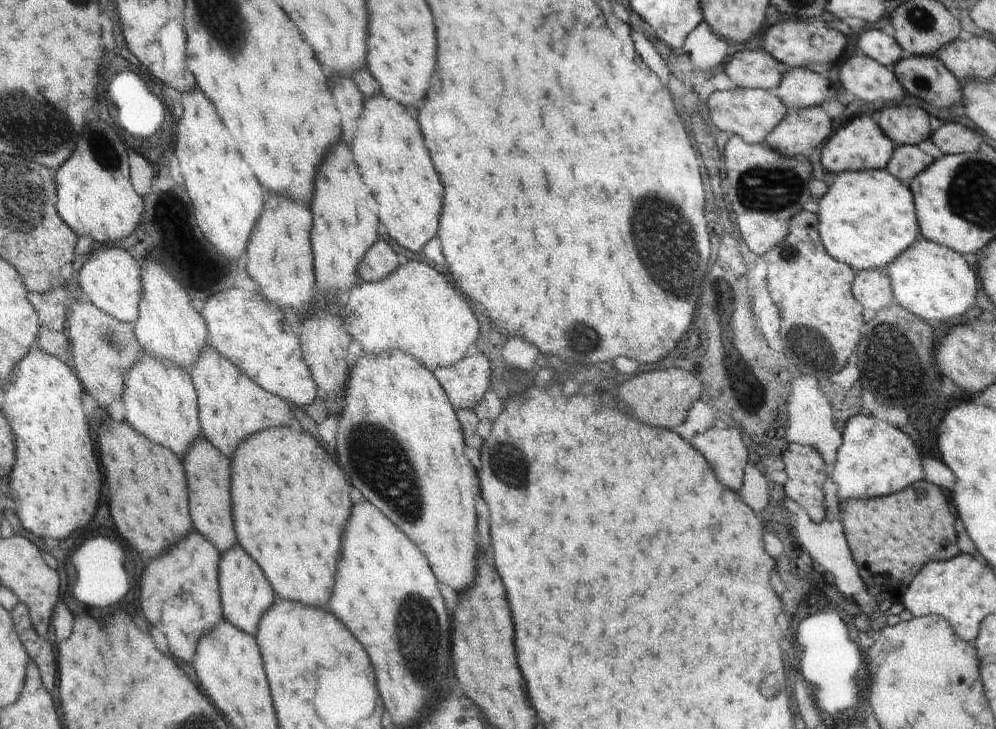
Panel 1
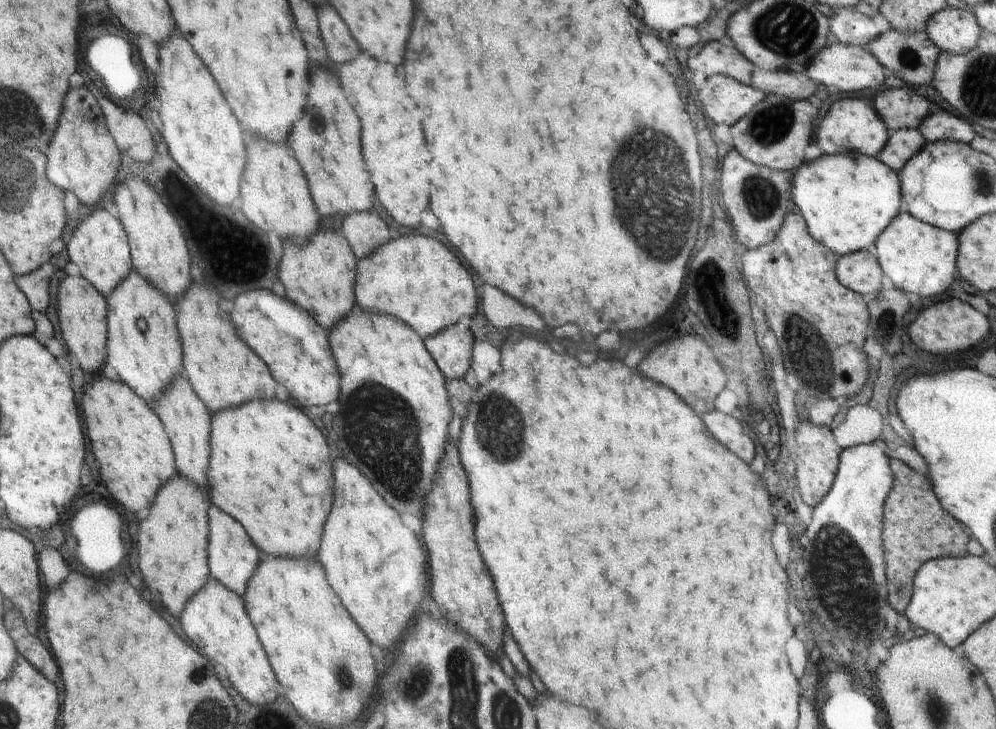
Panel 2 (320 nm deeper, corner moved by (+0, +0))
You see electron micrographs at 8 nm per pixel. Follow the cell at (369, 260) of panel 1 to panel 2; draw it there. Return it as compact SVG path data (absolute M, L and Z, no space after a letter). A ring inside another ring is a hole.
M354 212L354 216L346 216L342 233L359 259L364 259L384 242L399 236L380 216L372 216L372 212Z

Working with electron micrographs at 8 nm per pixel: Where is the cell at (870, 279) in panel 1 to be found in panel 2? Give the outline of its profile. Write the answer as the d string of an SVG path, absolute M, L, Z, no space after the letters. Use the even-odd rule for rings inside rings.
M871 249L842 255L837 266L838 280L857 293L873 297L882 284L880 261Z

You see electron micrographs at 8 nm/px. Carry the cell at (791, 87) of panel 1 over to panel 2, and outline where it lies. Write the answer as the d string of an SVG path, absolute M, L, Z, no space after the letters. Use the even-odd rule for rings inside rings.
M756 66L750 86L765 94L782 95L792 100L808 99L816 90L814 82L806 74L786 70L767 71Z

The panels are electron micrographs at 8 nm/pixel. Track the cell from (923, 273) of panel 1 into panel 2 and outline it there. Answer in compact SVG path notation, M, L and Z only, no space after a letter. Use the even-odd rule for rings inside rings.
M910 213L898 215L898 224L877 240L872 251L885 269L890 286L910 293L914 298L934 298L942 294L954 280L959 240L946 229L926 224Z

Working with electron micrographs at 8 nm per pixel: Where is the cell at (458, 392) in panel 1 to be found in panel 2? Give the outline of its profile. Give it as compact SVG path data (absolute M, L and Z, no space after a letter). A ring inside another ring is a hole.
M454 324L438 335L426 338L426 348L446 378L463 378L470 368L474 336L467 326Z

